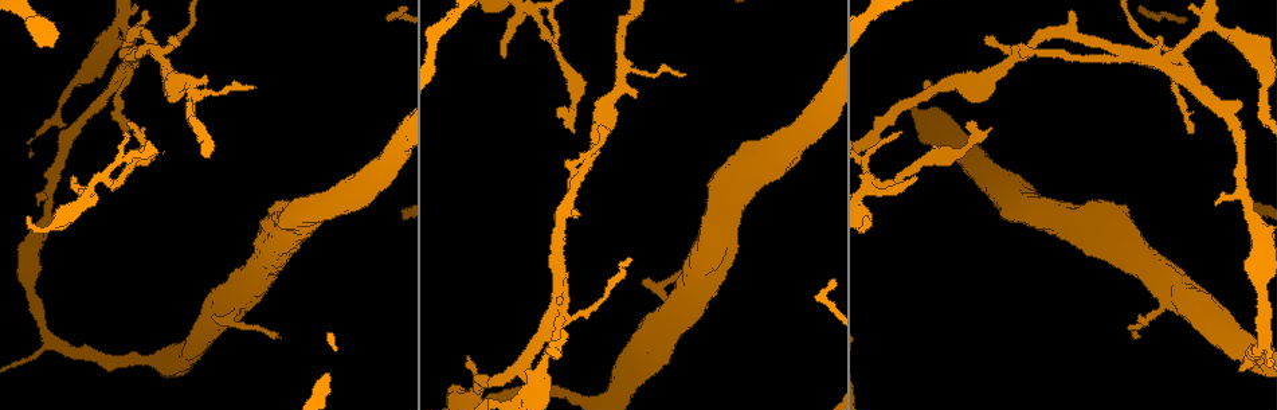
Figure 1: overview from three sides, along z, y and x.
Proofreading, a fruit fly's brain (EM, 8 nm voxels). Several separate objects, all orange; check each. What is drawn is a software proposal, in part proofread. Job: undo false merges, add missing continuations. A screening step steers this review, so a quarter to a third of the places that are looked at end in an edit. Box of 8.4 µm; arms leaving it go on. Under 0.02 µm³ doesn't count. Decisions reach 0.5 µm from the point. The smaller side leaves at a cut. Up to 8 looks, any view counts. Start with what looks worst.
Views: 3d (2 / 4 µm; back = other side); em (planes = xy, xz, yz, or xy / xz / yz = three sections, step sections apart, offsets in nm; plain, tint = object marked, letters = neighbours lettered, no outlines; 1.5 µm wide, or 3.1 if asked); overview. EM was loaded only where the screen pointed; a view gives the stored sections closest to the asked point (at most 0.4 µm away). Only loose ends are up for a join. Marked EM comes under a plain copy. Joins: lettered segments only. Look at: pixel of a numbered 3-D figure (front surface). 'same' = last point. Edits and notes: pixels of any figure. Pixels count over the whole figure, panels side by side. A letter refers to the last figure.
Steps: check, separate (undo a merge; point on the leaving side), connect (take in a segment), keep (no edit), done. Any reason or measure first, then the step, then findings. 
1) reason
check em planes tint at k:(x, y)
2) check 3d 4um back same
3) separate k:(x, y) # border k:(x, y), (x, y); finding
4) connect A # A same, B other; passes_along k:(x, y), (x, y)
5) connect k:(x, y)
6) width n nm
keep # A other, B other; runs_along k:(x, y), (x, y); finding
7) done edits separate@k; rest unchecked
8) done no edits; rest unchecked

looks like a crossing
check 3d 4um at 1:(557, 312)

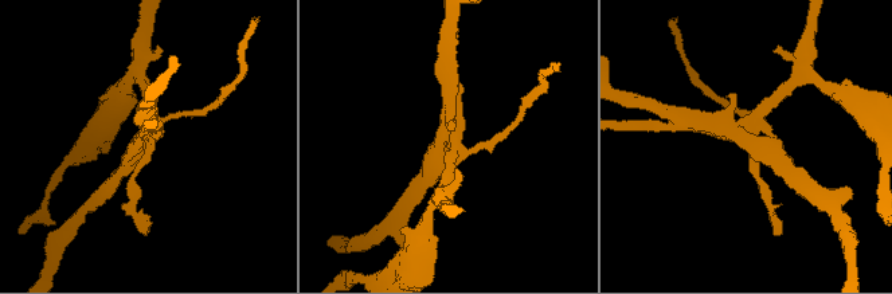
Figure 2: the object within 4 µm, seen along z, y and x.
check em planes tint at 2:(744, 138)

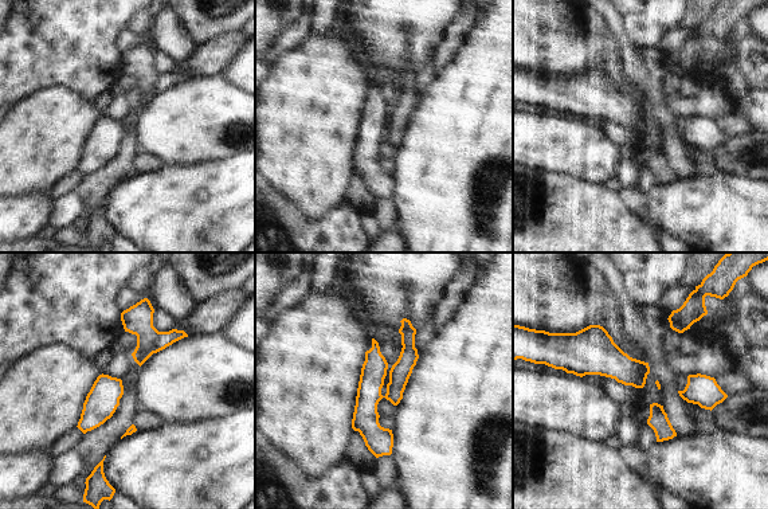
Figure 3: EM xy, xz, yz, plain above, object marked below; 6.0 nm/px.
check em planes letters same

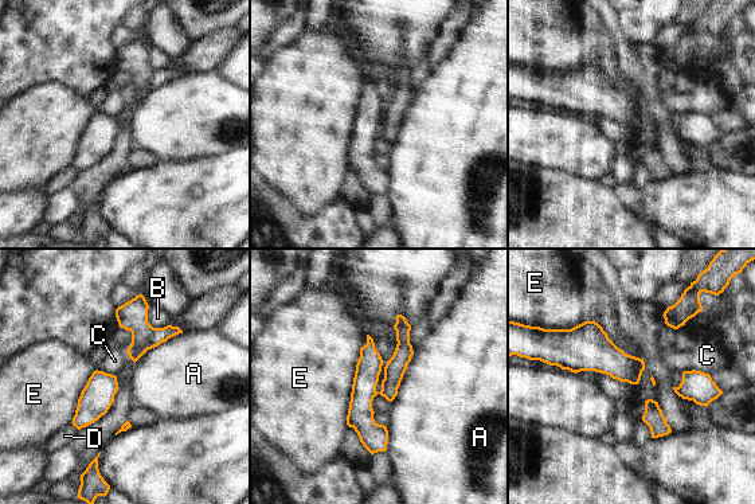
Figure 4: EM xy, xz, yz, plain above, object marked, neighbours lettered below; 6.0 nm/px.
width 170 nm; longest_contact E 480 nm
separate 4:(132, 316) # A other, B other, C other, D other, E other; two neurons meet here

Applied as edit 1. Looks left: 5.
sudden change in width
check em planes letters at 1:(133, 162)

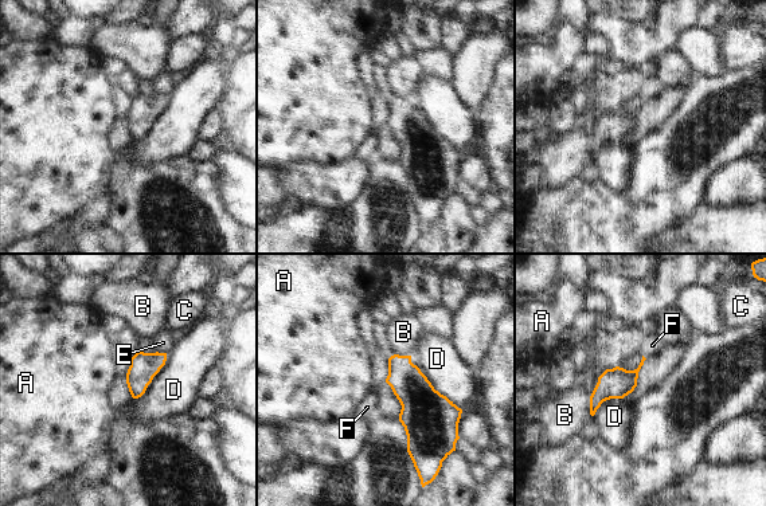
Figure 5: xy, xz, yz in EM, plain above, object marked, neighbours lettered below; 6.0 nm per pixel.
longest_contact D 340 nm
keep # A other, B other, C other, D other, E other, F other; border 5:(167, 353), (147, 389), (133, 399); continuous, no second neuron

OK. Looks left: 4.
done edits separate@4; rest unchecked

